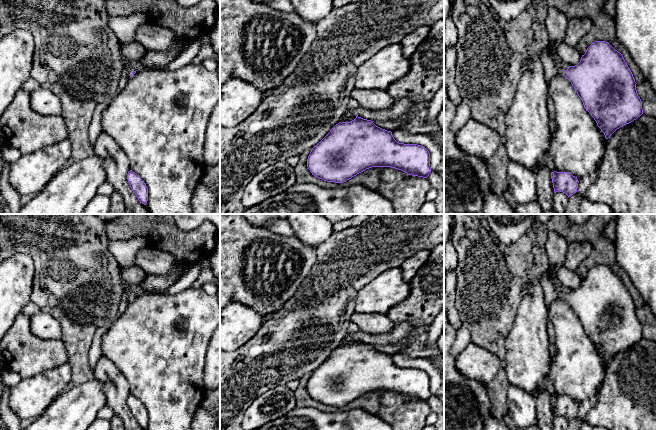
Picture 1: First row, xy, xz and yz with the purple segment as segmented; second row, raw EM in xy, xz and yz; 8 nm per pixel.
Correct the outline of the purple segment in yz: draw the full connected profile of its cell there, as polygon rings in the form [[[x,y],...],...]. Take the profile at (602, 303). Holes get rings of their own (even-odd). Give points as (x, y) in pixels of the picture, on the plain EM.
[[[549,230],[545,249],[551,266],[548,268],[555,280],[555,286],[559,298],[566,301],[581,322],[584,332],[597,347],[597,350],[608,363],[617,353],[636,344],[643,338],[642,325],[636,314],[636,306],[633,298],[625,286],[623,279],[615,274],[606,265],[595,265],[582,279],[580,286],[570,290],[567,294],[562,292],[554,268],[562,266],[568,248],[568,242],[557,232]]]

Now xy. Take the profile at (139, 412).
[[[132,394],[127,399],[128,407],[140,427],[146,429],[148,425],[148,412],[144,405]]]

